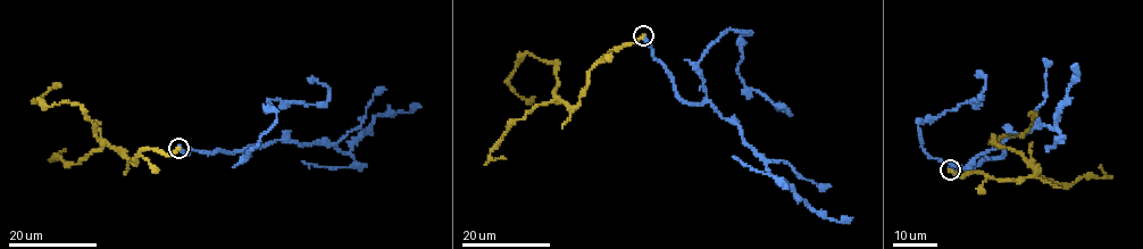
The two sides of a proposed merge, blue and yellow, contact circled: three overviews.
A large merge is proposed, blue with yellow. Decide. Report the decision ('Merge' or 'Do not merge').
Do not merge

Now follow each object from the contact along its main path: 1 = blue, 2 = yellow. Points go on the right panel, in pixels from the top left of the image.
1: (949, 169), (954, 174), (1003, 156), (999, 146), (957, 167), (923, 149), (918, 122), (979, 99), (983, 75)
2: (949, 169), (1021, 181), (1035, 174), (1019, 152), (993, 135), (990, 143), (1024, 134), (1028, 115)

